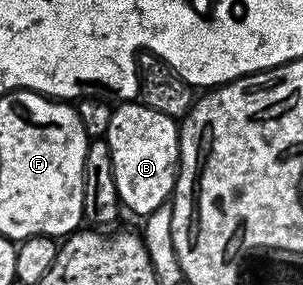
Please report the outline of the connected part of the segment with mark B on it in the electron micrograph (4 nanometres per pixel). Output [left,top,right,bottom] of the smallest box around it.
[104,103,179,219]

